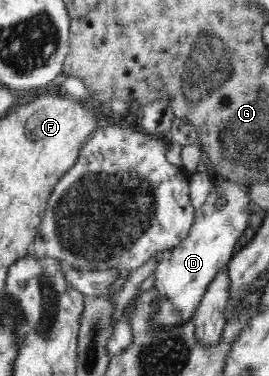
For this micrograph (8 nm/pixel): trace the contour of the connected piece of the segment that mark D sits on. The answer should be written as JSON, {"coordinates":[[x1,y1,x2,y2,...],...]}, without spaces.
{"coordinates":[[220,179,214,193,210,192,203,206,196,210,196,221,192,223,187,239,175,251,169,252,168,259,160,261,155,270,154,286,158,287,163,302,160,303,160,315,152,317,152,328,174,327,194,317,205,289,222,268,227,267,236,251,236,243,248,227,252,215,248,186]]}

